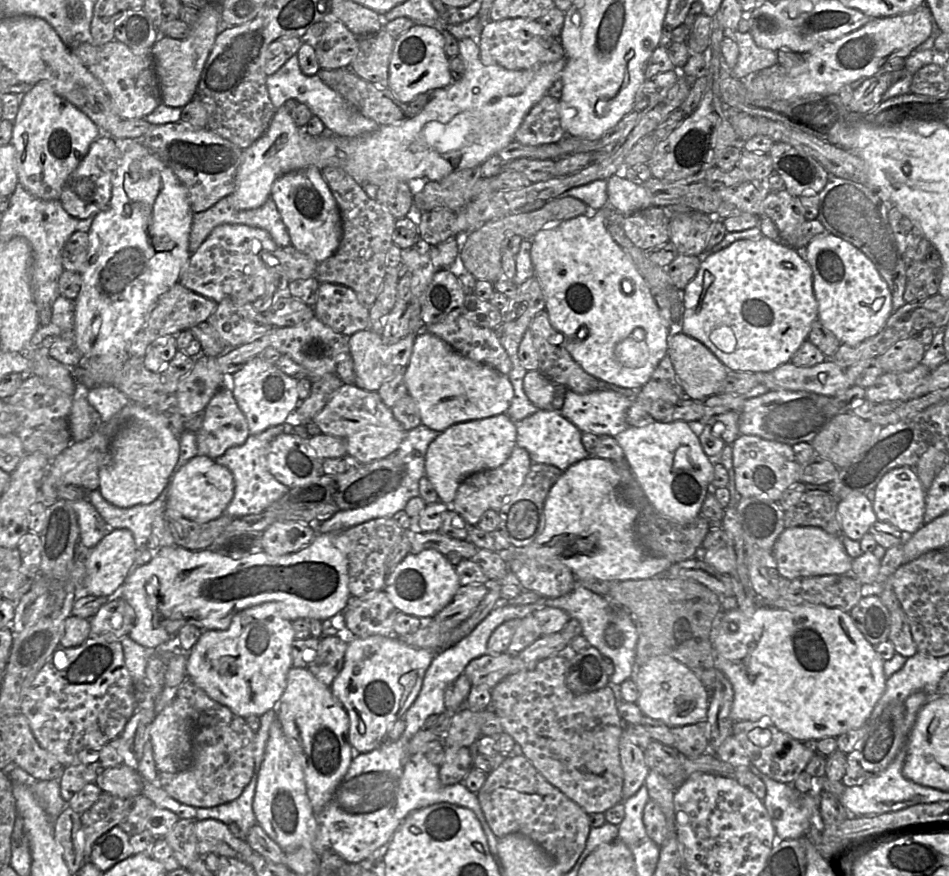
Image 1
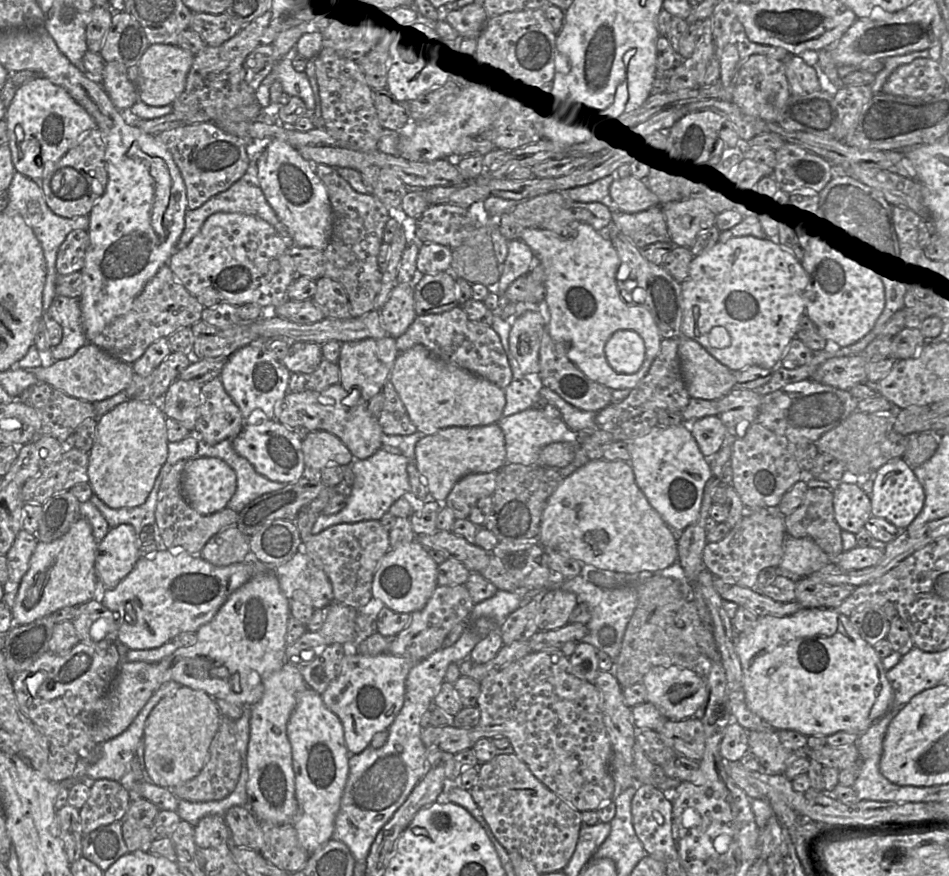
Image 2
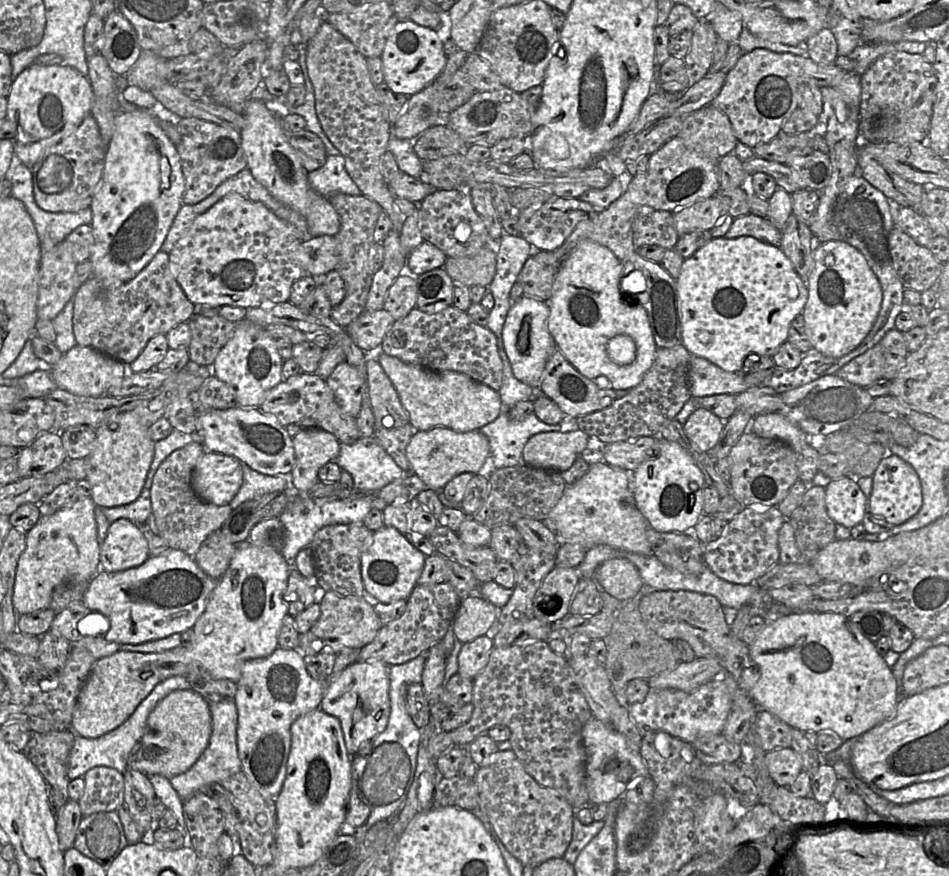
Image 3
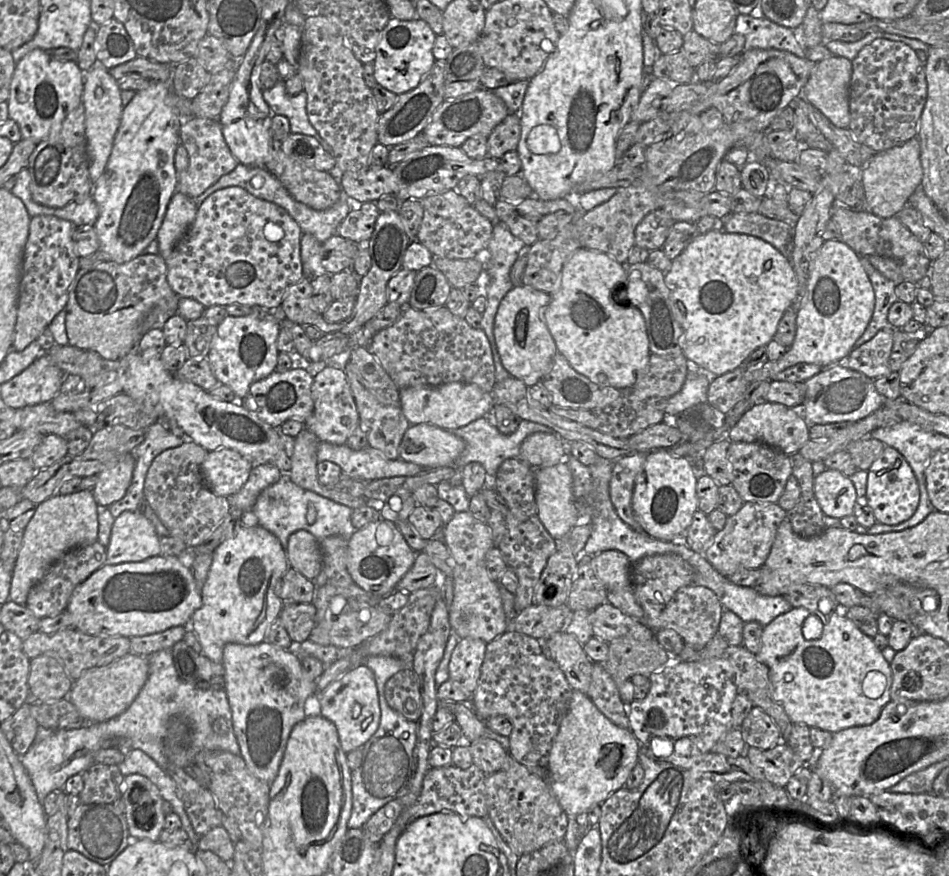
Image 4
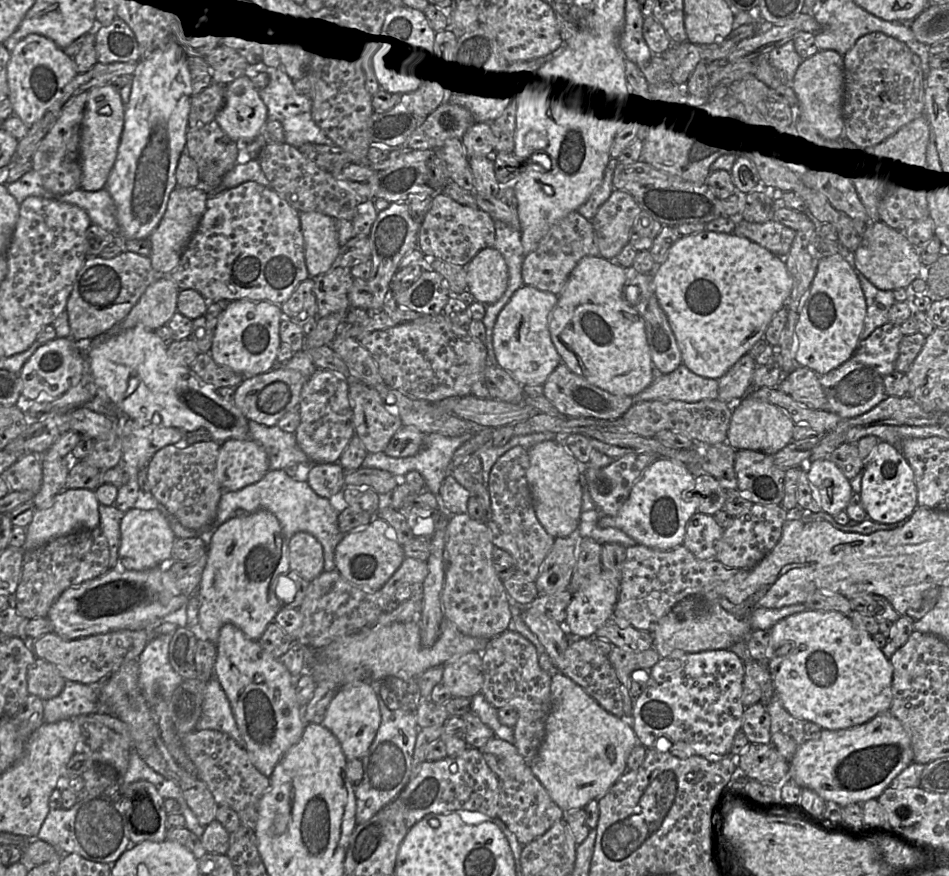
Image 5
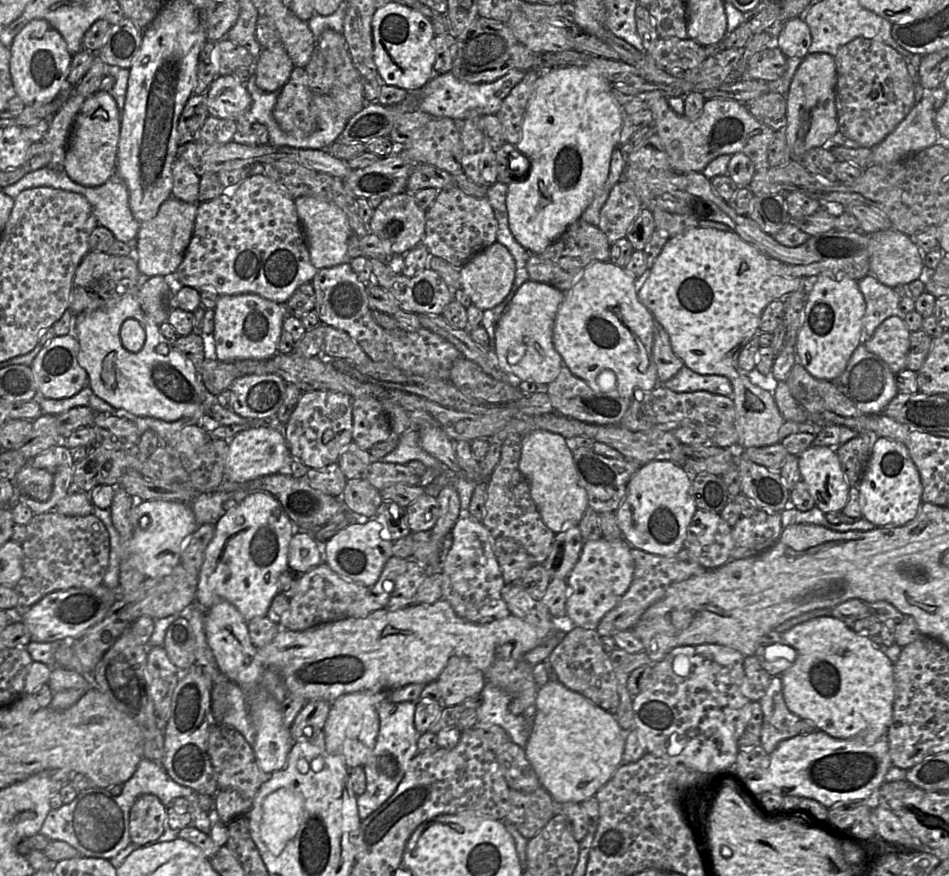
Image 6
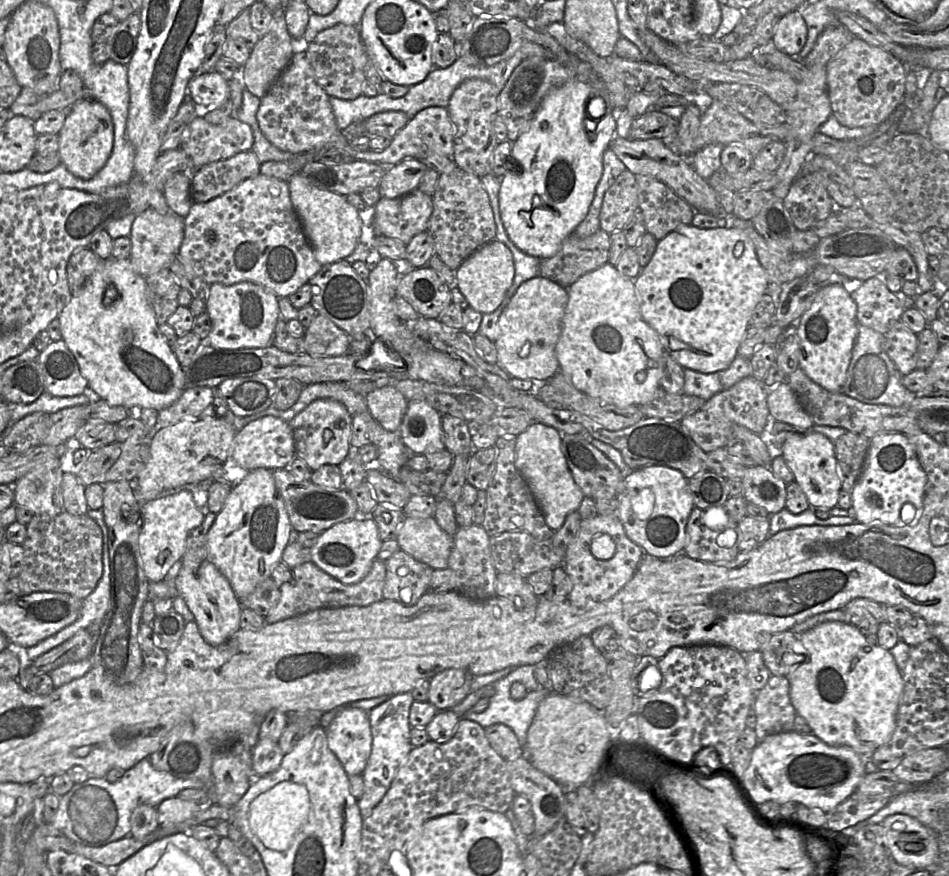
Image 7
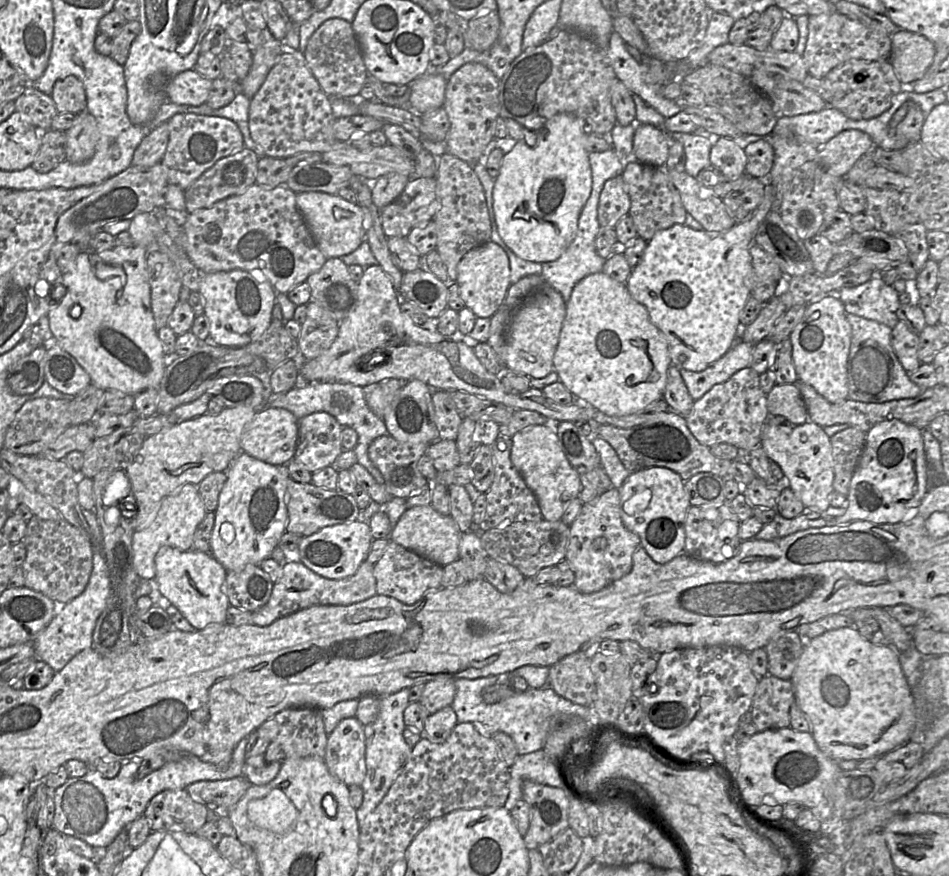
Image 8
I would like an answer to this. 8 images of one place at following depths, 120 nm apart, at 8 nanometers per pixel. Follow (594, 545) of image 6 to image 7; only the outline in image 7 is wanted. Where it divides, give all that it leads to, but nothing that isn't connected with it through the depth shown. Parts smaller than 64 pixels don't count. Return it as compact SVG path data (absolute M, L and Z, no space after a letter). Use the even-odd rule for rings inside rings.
M618 513L581 519L577 534L567 546L563 562L571 581L568 601L573 606L584 607L612 598L632 578L643 555L643 549L626 536ZM597 534L607 534L613 539L615 552L611 558L598 559L590 553L591 541Z

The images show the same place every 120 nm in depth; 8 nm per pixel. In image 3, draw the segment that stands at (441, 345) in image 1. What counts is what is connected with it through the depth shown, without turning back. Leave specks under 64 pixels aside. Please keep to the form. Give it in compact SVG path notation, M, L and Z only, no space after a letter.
M381 349L367 354L368 357L375 357L384 369L409 415L409 424L419 431L436 427L445 427L456 432L478 431L493 422L501 413L502 401L499 392L464 373L452 370L431 371L389 356Z

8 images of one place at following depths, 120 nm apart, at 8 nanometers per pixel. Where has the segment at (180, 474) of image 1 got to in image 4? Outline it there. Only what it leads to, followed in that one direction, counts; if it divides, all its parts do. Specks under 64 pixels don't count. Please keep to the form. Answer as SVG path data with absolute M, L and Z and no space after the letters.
M221 448L208 452L201 465L205 485L217 496L236 494L248 480L253 464L238 452Z

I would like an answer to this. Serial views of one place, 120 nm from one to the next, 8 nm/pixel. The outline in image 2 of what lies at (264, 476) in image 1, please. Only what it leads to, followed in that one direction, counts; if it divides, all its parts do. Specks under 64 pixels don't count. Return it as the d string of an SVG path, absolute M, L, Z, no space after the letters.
M199 439L197 456L219 458L233 469L237 488L227 507L237 513L256 498L283 489L287 485L260 475L247 459L236 453L232 439L225 439L214 445Z

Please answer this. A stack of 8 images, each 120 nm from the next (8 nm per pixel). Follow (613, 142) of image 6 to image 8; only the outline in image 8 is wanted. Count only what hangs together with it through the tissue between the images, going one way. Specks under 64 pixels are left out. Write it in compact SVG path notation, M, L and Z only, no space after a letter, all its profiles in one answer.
M559 113L538 131L534 146L517 141L504 154L493 188L493 211L500 237L518 257L540 263L555 260L574 238L580 213L592 190L589 153L585 149L586 135L579 118L569 113Z

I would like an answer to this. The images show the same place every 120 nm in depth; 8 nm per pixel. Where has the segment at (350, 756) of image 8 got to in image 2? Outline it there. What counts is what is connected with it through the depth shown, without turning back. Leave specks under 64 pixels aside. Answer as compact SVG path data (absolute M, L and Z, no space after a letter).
M389 653L344 656L335 678L320 695L326 707L340 719L351 755L366 749L376 733L387 730L393 723L404 703L406 678L415 664L408 658Z

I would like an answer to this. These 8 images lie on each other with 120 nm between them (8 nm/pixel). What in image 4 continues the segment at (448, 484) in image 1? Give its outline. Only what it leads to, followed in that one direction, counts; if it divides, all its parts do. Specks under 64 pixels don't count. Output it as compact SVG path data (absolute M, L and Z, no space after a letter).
M415 424L403 435L399 457L422 468L454 467L464 449L464 441L453 432L432 424Z

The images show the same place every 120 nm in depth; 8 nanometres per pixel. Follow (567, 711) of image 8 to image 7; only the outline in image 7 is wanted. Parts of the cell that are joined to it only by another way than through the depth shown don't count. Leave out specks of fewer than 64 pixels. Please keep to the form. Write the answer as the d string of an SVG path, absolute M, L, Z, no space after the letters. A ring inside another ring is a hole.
M527 664L518 666L511 673L509 673L508 669L502 669L493 673L473 677L471 682L472 691L476 691L479 688L487 685L493 685L494 694L489 698L489 705L484 711L480 713L469 711L464 715L463 718L474 721L483 728L486 728L493 724L504 724L512 729L520 745L524 748L526 744L527 731L535 716L538 705L551 692L553 692L550 688L543 688L539 686L534 675L535 669L536 665ZM514 682L522 683L528 691L526 696L520 700L514 700L510 696L510 688Z

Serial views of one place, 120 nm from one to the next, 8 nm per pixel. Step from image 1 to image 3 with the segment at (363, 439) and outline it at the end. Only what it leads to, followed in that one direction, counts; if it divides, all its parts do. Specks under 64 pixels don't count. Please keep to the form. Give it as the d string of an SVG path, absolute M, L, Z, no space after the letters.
M300 372L282 380L266 393L259 410L275 417L284 427L288 424L297 424L301 427L325 430L333 434L340 443L352 444L361 438L356 417L341 411L331 388L316 374Z

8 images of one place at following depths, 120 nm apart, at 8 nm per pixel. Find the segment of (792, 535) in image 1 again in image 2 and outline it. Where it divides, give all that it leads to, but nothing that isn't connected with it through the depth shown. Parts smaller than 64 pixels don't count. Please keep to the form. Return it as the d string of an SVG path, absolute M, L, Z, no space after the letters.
M786 536L779 570L783 575L797 582L832 563L827 554L809 537Z

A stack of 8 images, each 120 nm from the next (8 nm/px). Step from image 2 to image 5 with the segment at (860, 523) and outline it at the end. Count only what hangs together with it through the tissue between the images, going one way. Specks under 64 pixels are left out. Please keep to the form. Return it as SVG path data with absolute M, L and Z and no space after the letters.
M829 458L819 459L808 462L807 465L802 468L807 471L809 484L822 511L834 517L846 509L854 492L850 480L845 477L835 463Z

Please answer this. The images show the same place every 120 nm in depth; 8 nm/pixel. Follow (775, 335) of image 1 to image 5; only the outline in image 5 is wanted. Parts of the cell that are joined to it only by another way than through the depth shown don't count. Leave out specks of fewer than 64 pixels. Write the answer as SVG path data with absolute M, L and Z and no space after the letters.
M707 229L698 233L681 236L669 250L666 260L660 264L658 271L653 276L652 282L658 302L666 313L675 334L683 364L699 376L717 380L725 375L742 356L749 353L757 341L765 337L767 327L775 314L786 306L794 286L793 278L785 263L785 257L779 257L767 248L746 237L741 237L734 233L715 232Z

